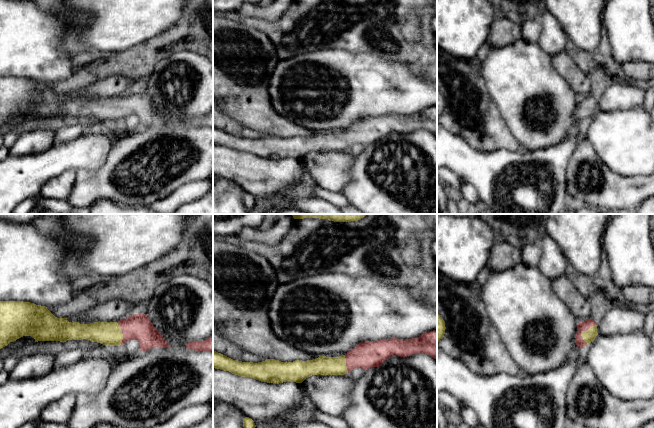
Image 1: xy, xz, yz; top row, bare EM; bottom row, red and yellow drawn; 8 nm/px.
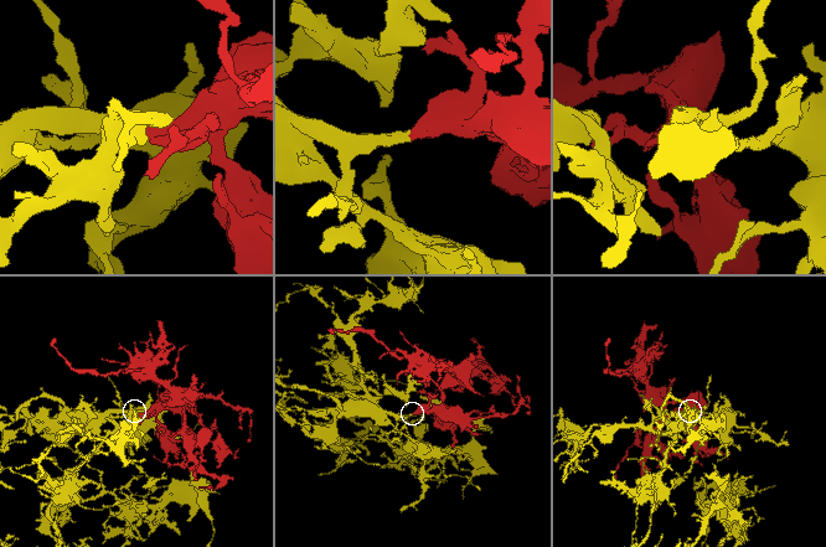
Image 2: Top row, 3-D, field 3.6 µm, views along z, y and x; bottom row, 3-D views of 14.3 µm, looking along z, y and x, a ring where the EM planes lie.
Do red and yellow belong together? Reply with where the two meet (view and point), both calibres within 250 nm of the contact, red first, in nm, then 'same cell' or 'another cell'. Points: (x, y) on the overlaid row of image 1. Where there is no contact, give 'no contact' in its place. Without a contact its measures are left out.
yz (583, 330) | 80/100 nm | same cell

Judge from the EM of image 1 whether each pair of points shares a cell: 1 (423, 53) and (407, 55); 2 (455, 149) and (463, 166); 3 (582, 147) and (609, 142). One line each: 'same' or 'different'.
1: same
2: same
3: different

